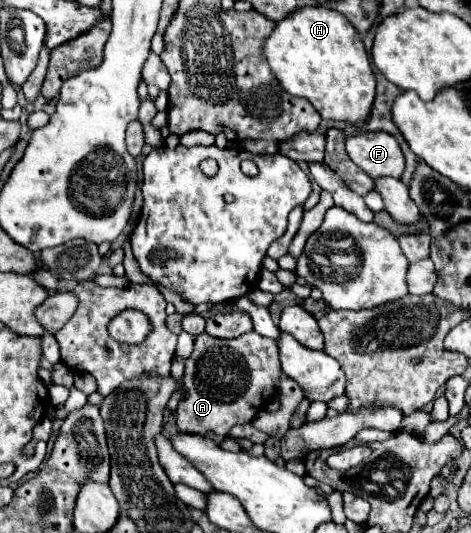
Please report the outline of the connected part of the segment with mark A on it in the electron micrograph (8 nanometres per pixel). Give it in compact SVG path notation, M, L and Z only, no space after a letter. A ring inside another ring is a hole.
M255 331L237 339L215 339L207 333L195 337L195 349L185 359L183 395L177 405L179 433L207 435L215 433L225 437L233 425L251 423L265 399L273 399L279 385L279 349L273 339Z

